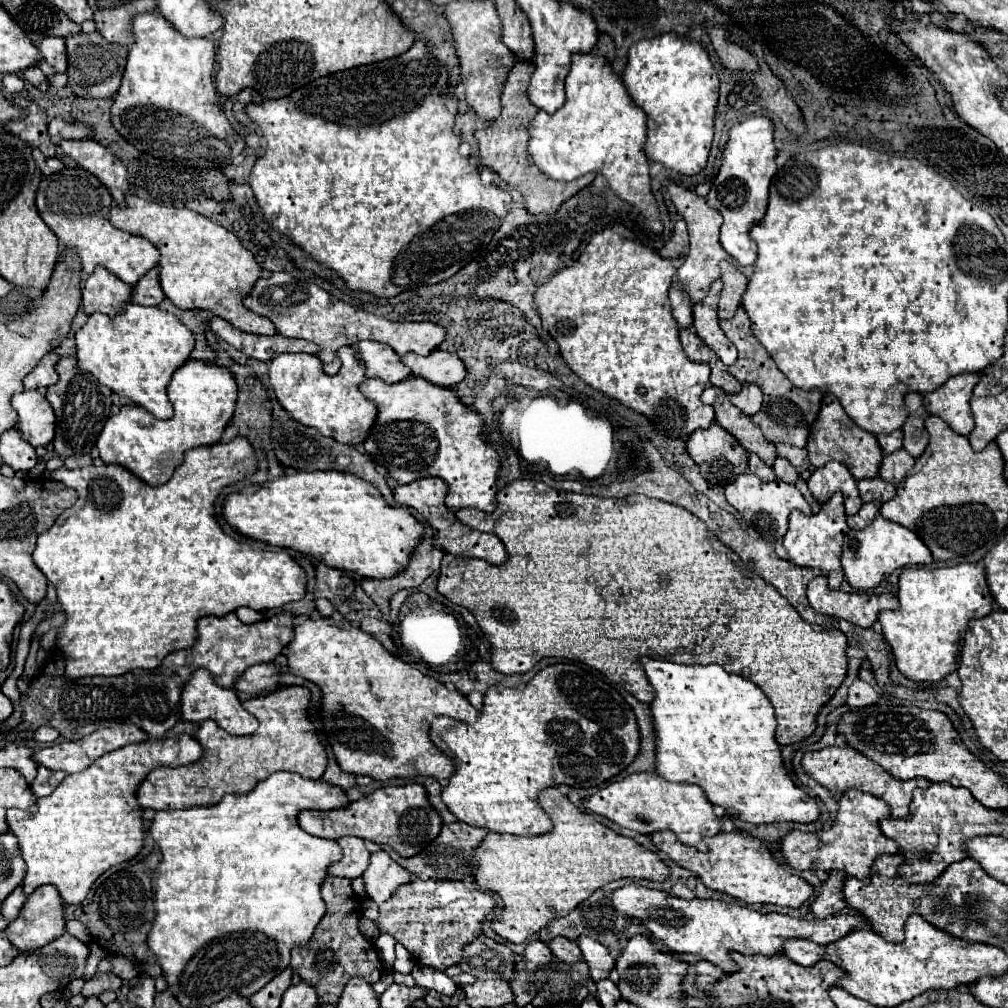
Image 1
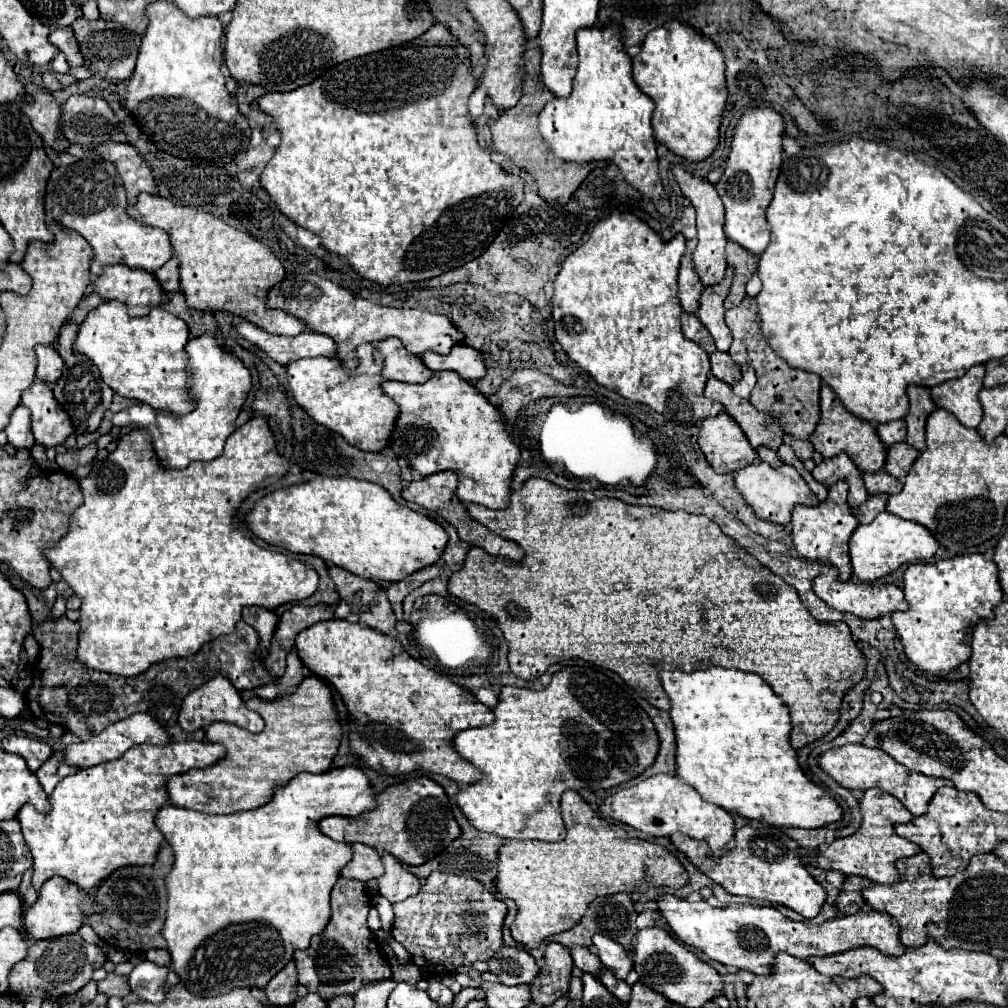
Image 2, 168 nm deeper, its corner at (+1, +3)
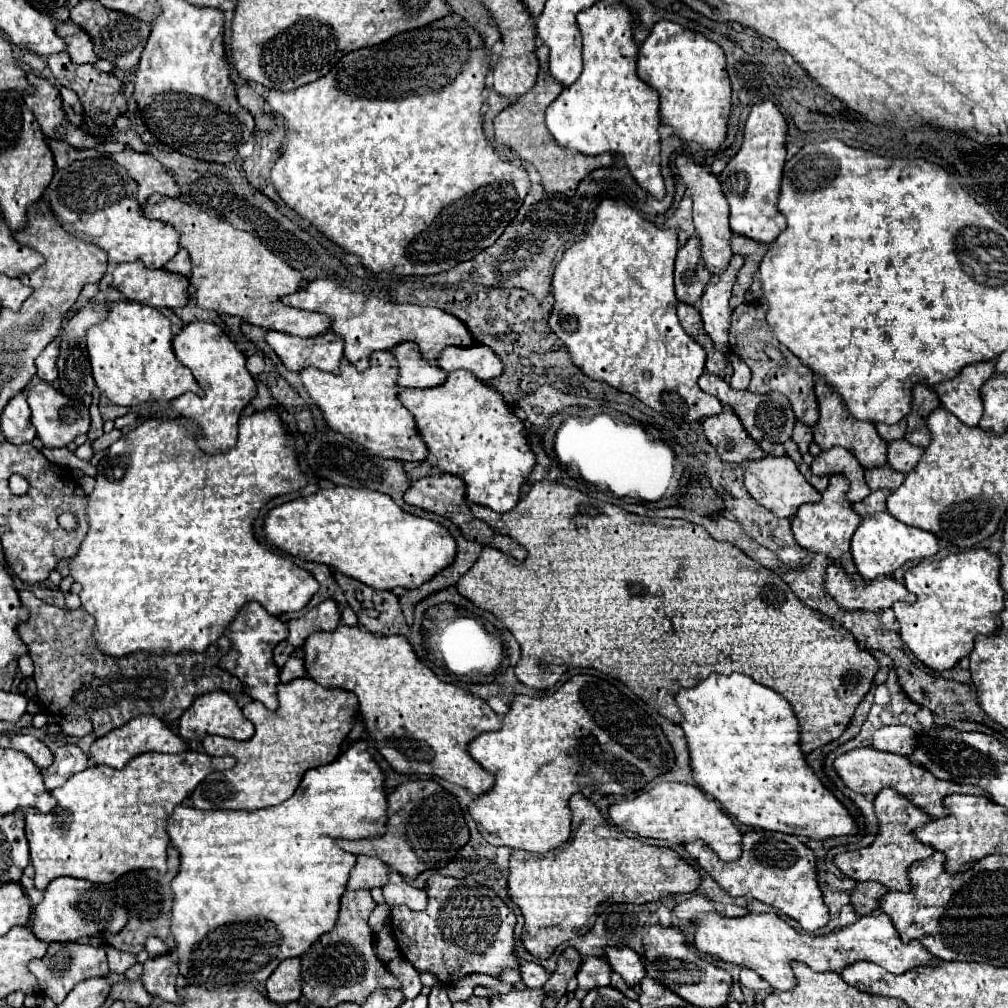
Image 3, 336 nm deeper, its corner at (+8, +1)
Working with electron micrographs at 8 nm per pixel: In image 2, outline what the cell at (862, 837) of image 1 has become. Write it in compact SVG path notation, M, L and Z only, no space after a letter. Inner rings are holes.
M867 789L863 793L863 797L859 799L859 809L863 815L861 827L853 835L835 839L831 845L825 845L821 851L811 853L809 855L811 865L821 867L823 871L833 869L833 871L841 871L843 875L861 875L873 883L895 883L895 881L899 881L897 869L893 863L901 857L911 857L911 855L919 853L921 849L915 843L901 839L893 831L893 825L895 823L907 823L913 819L913 815L901 805L899 799L895 799L893 795L889 795L881 789Z

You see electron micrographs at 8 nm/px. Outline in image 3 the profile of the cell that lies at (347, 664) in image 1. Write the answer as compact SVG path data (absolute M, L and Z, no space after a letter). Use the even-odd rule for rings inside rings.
M340 625L332 633L312 633L306 643L306 671L308 675L320 683L322 687L338 687L352 691L360 701L360 713L364 717L364 725L372 743L382 753L382 757L392 765L396 773L404 775L436 775L444 781L462 785L470 789L476 797L488 793L494 787L494 775L484 771L468 753L470 741L476 739L478 733L498 731L502 727L502 717L496 715L490 705L464 691L458 685L440 681L434 671L416 657L412 645L404 635L374 635L360 627Z

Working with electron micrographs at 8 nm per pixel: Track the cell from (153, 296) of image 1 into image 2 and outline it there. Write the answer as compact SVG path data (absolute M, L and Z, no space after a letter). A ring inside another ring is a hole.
M169 259L161 269L157 269L155 273L155 279L159 281L161 289L165 293L169 291L177 291L179 289L179 263L177 259Z

